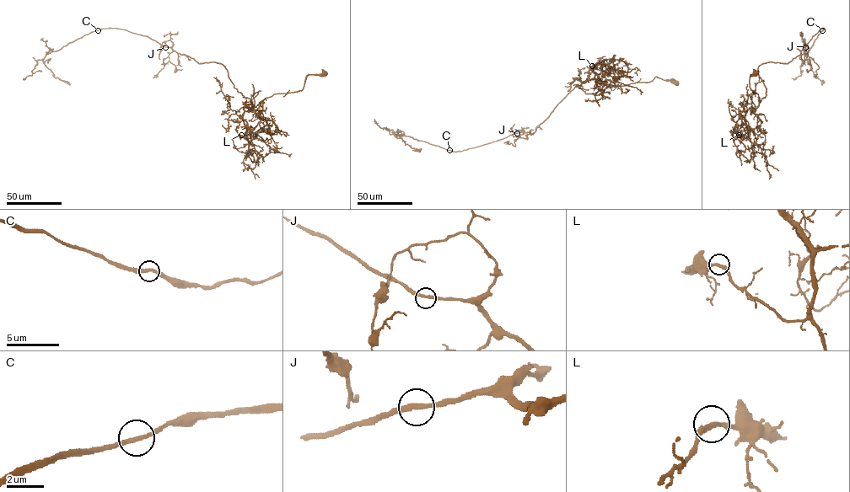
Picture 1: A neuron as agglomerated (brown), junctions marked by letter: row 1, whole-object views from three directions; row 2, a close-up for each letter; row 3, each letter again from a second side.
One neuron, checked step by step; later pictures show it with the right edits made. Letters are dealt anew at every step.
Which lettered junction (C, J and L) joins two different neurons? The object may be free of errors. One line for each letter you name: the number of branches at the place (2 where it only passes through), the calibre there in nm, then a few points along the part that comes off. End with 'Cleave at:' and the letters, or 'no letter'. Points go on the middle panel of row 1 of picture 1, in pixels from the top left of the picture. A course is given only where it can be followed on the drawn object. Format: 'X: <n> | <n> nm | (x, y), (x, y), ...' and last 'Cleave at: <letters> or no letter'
Cleave at: no letter

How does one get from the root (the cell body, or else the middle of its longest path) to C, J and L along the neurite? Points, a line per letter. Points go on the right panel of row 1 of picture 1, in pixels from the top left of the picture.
C: (755, 72), (749, 83), (758, 94), (755, 109), (766, 95), (758, 66), (806, 55), (804, 47), (822, 29)
J: (755, 72), (749, 83), (758, 94), (755, 109), (766, 95), (758, 66), (787, 63), (806, 55), (805, 47)
L: (755, 72), (750, 86), (758, 94), (759, 105), (737, 120), (734, 141), (739, 135)

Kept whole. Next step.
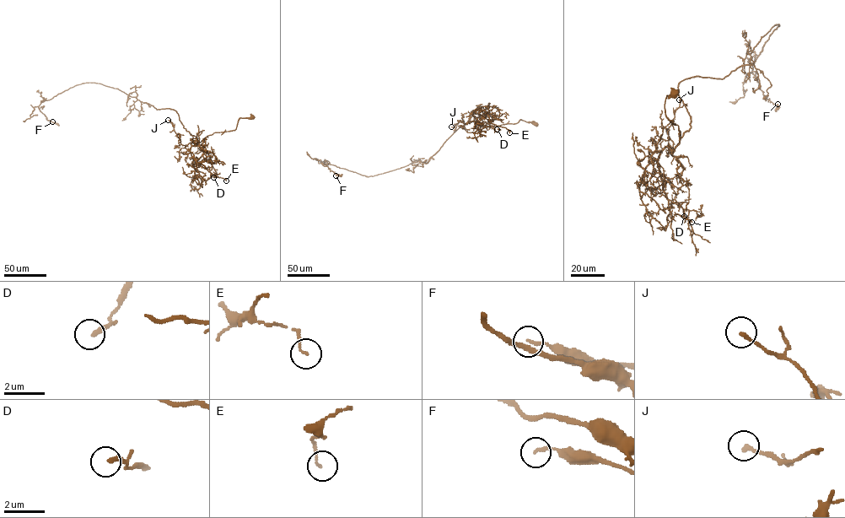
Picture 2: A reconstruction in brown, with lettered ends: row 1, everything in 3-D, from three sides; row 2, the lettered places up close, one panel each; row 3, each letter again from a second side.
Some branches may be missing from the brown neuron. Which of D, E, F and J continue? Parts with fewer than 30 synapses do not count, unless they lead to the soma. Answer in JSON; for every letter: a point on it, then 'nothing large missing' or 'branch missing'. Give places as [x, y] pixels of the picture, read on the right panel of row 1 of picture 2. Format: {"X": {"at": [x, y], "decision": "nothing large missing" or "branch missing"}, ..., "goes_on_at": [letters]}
{"D": {"at": [684, 216], "decision": "nothing large missing"}, "E": {"at": [691, 222], "decision": "nothing large missing"}, "F": {"at": [777, 104], "decision": "nothing large missing"}, "J": {"at": [679, 99], "decision": "nothing large missing"}, "goes_on_at": []}

